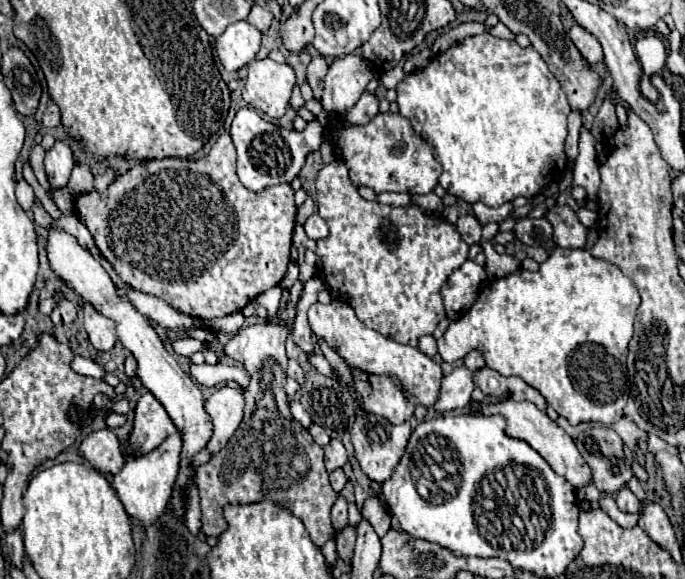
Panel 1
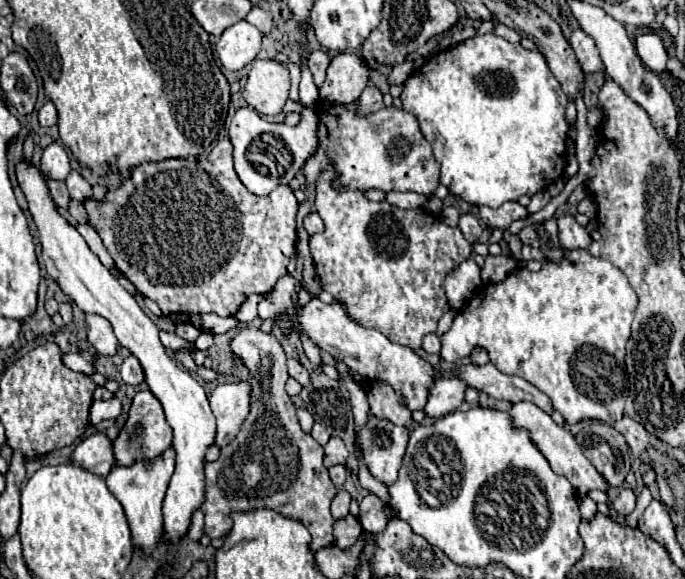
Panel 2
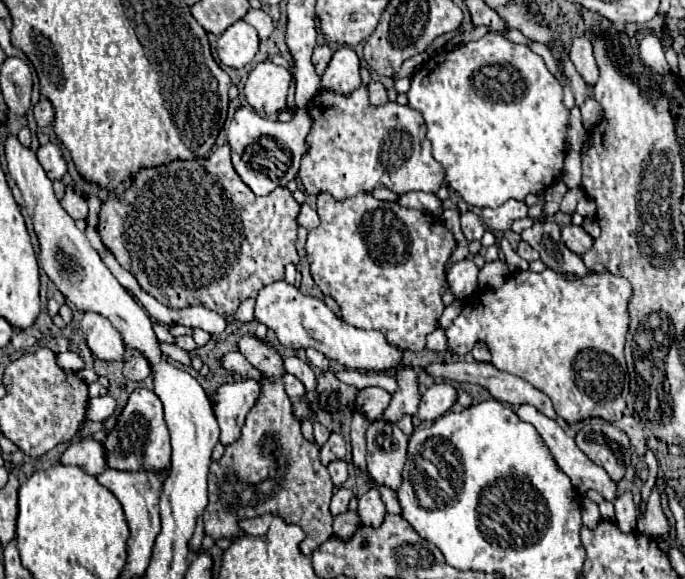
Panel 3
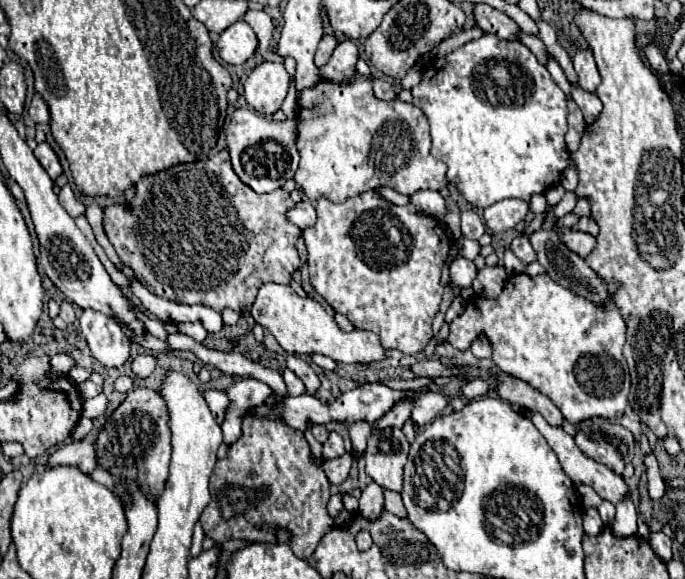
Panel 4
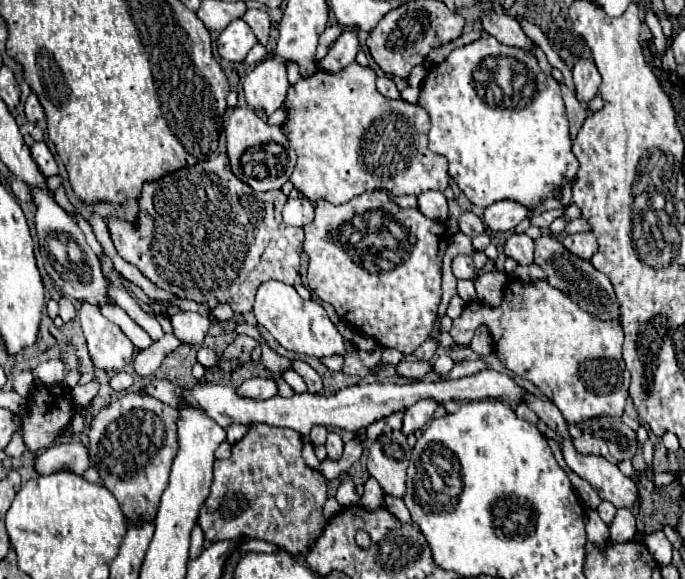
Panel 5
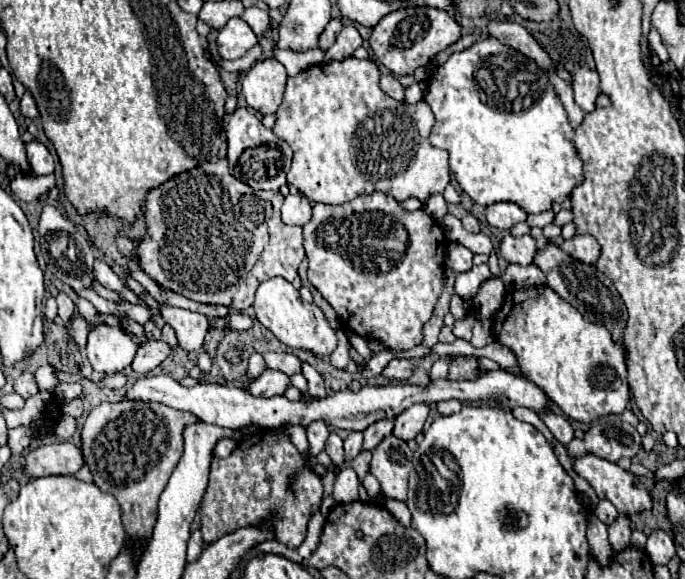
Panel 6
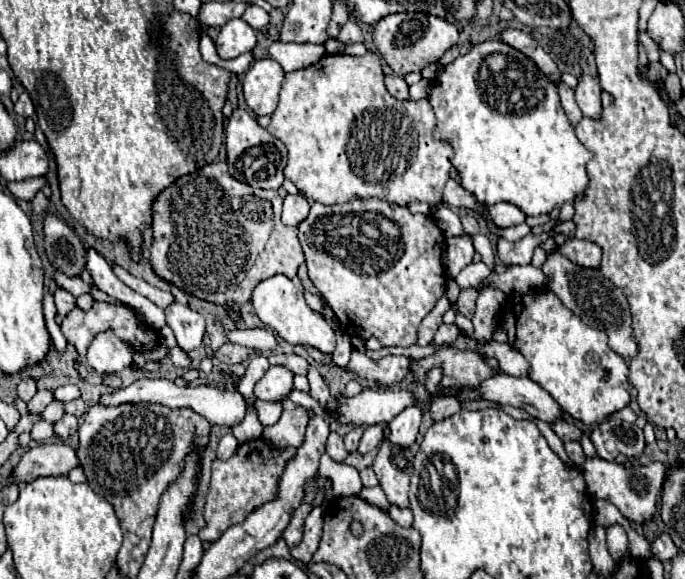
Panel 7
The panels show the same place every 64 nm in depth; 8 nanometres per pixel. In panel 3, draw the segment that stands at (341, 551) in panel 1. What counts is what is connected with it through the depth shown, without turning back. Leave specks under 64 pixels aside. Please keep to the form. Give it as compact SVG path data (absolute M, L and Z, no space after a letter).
M342 512L334 518L334 534L342 540L348 540L358 526L360 526L360 518L356 512Z

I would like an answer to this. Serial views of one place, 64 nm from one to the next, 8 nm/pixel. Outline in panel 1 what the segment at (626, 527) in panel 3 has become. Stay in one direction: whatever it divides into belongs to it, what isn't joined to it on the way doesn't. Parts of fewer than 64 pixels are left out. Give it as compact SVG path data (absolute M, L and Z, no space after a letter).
M622 488L616 494L616 504L620 512L638 512L640 510L640 500L630 492L630 488Z

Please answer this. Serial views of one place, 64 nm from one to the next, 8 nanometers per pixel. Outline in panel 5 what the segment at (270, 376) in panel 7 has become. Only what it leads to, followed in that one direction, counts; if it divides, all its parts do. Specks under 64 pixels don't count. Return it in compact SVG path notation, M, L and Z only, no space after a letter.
M268 376L268 378L252 378L252 380L246 380L238 388L238 394L240 396L254 398L254 400L268 400L268 398L272 398L272 396L278 394L278 384L276 384L274 376Z

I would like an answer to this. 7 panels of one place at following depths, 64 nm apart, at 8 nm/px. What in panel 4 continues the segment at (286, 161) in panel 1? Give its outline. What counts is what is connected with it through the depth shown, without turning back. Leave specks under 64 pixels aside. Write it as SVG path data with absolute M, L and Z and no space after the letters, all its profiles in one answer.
M236 108L226 128L226 144L232 168L238 174L238 178L258 194L282 188L284 182L294 176L300 160L296 150L296 128L298 128L296 118L274 122L258 116L250 108Z

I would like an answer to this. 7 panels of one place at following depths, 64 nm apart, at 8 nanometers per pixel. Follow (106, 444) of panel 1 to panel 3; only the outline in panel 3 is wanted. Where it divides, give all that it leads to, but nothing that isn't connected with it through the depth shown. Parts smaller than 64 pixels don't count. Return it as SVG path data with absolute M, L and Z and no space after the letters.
M84 438L74 444L70 444L64 454L60 456L62 464L72 464L82 468L84 472L96 476L106 470L106 458L104 458L104 448L100 442L94 438Z

